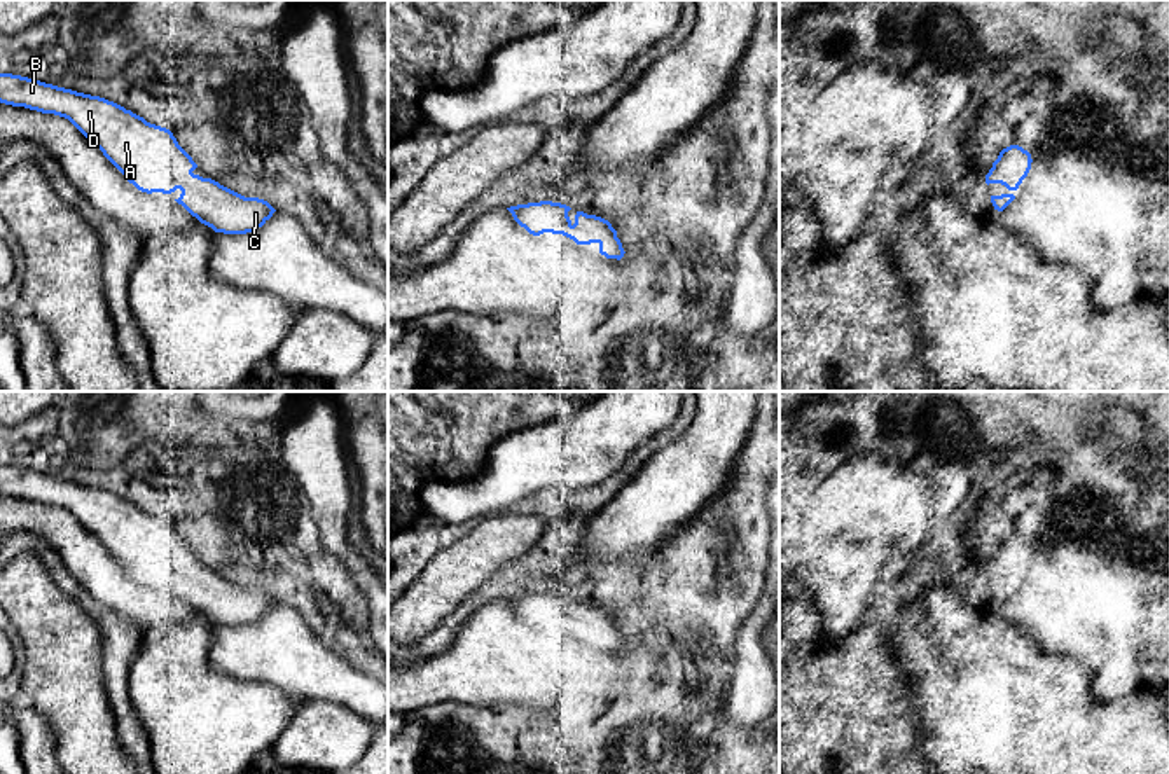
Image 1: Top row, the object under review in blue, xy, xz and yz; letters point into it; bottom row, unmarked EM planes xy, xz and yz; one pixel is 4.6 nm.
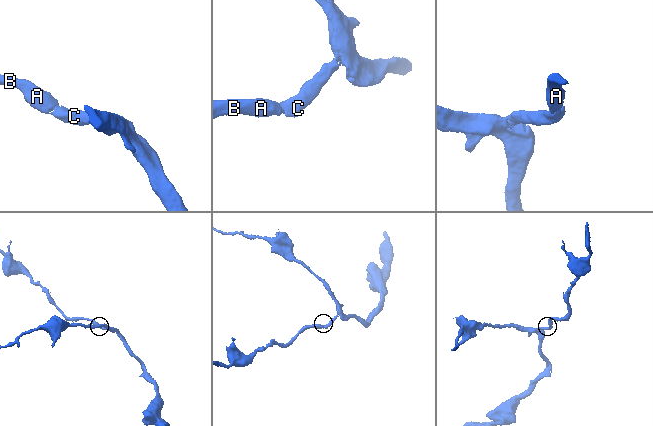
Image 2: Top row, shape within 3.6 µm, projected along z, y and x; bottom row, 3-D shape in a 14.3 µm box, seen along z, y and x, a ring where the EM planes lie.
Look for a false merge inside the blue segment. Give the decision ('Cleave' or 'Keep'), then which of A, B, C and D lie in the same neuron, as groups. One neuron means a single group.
Keep. Groups: A B C D

